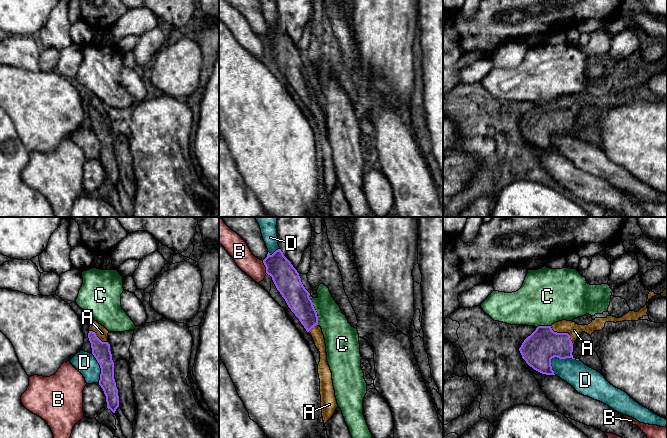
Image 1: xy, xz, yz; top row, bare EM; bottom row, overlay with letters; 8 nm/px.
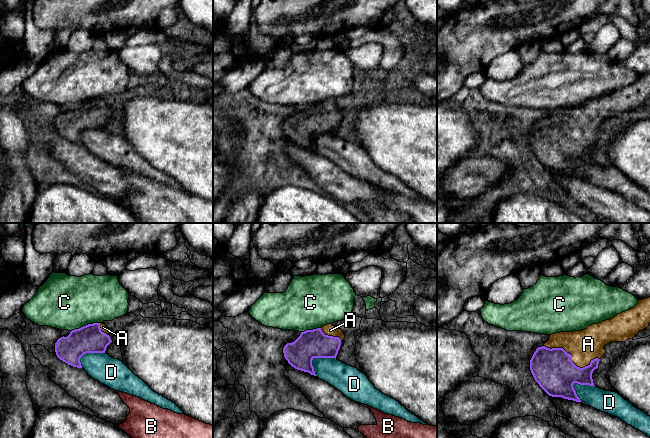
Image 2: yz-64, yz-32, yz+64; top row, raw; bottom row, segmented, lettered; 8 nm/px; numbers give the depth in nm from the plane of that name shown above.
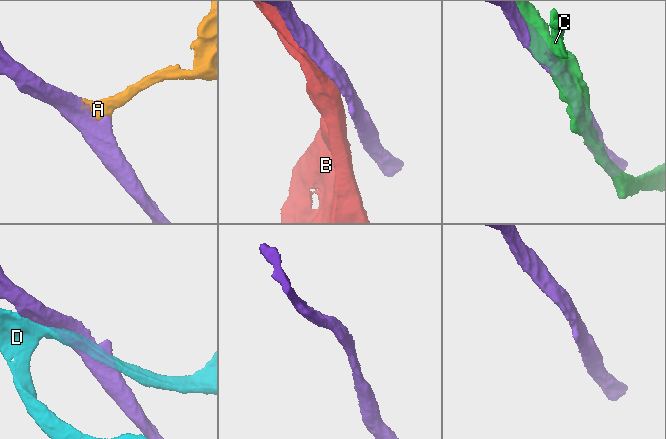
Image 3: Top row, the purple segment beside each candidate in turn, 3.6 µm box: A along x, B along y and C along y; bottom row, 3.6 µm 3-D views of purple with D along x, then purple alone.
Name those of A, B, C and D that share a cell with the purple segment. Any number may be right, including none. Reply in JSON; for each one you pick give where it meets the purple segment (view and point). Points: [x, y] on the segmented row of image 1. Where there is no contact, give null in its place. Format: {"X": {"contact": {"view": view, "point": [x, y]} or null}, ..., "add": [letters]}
{"A": {"contact": {"view": "yz", "point": [564, 333]}}, "add": ["A"]}

